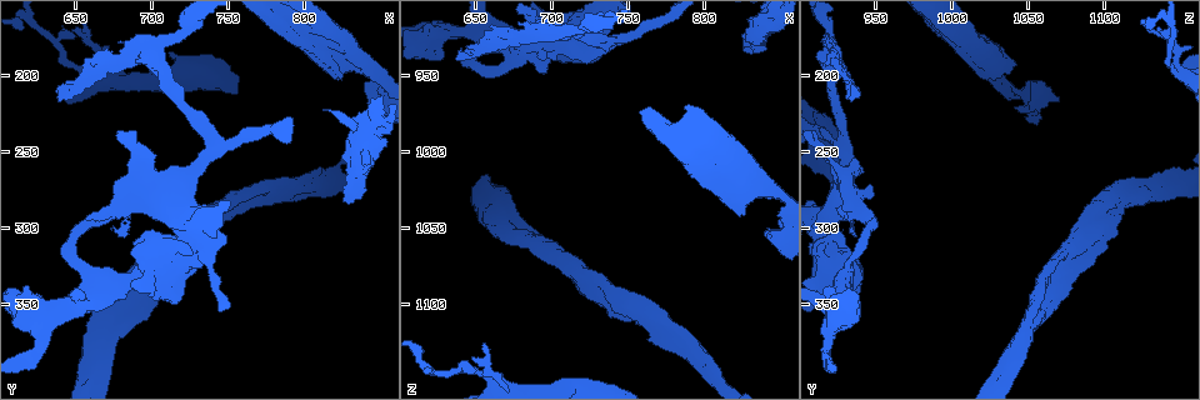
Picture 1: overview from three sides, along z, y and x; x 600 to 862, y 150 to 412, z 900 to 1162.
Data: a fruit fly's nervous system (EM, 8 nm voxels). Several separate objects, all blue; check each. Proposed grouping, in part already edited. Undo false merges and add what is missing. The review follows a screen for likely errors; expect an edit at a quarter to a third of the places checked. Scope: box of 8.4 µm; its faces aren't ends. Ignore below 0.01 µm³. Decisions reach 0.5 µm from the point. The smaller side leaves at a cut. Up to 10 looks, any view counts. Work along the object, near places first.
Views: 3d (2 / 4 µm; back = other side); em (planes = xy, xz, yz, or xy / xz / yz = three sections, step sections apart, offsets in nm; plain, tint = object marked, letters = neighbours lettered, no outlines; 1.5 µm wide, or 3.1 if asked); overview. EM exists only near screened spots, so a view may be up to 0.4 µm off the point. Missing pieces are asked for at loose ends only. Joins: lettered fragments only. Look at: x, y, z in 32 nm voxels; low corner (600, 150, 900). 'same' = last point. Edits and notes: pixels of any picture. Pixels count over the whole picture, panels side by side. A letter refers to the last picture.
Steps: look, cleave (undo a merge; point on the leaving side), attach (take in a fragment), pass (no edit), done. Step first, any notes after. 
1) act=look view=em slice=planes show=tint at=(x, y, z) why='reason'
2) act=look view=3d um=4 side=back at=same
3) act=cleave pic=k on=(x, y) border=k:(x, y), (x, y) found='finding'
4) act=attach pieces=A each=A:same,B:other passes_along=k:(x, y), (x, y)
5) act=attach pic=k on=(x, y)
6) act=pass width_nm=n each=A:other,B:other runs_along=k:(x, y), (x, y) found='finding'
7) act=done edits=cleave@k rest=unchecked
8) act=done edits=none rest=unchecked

act=look view=3d um=4 at=(830, 282, 932) why='thick end'

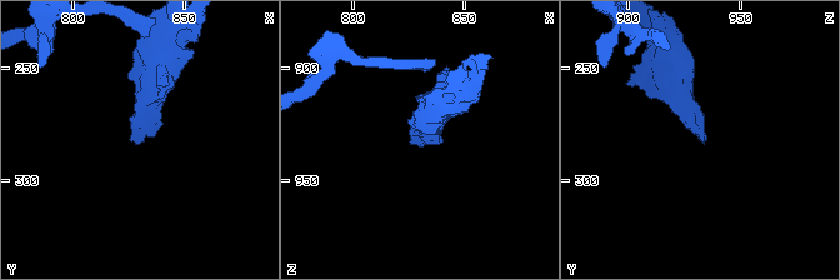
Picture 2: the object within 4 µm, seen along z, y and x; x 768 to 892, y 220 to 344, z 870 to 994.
act=look view=em slice=planes show=tint at=(829, 283, 935) why='shape alone is not enough'

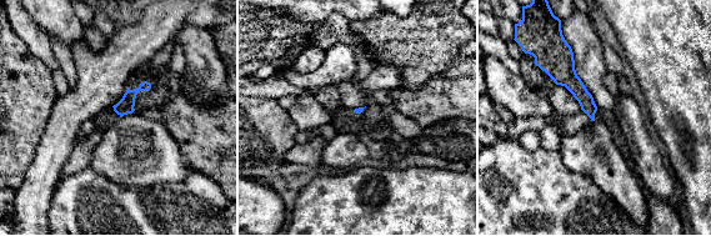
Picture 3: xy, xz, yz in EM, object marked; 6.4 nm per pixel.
act=look view=em slice=planes show=letters at=same

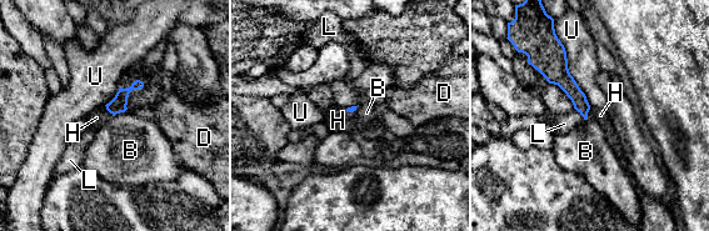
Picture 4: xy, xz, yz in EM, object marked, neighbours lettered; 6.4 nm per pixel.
act=attach pieces=H each=B:other,D:other,H:same,L:other,U:other passes_along=4:(118, 104), (108, 110), (96, 117) found='the neuron continues'

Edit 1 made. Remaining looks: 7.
act=look view=em slice=planes show=letters at=(674, 290, 938) why='arms part here'

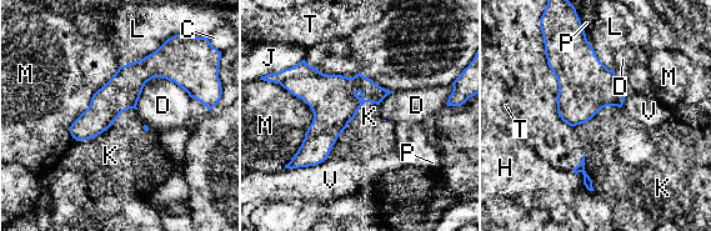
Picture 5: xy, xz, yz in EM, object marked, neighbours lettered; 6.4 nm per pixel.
act=pass each=C:other,D:other,H:other,J:other,K:other,L:other,M:other,P:other,T:other,V:other runs_along=5:(155, 69), (143, 70), (75, 135) found='continuous, no second neuron'

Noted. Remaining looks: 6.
act=look view=3d um=2 at=(736, 314, 1102) why='thick end'

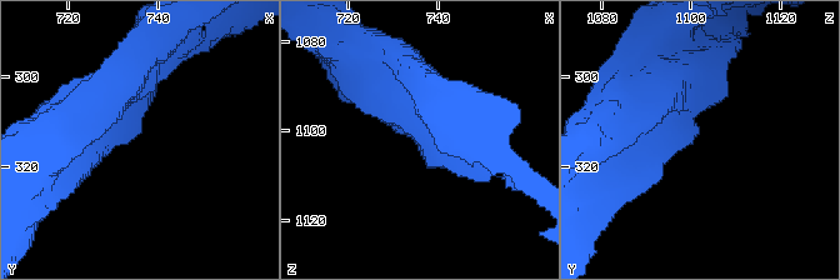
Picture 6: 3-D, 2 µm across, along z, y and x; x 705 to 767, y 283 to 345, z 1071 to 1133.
act=look view=em slice=xy step=8 show=letters at=(736, 313, 1102) why='now the EM'

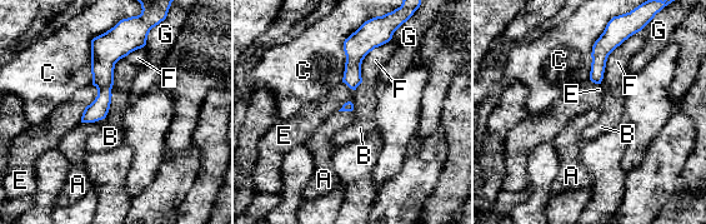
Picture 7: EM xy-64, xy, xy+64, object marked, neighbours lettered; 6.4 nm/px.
act=look view=em slice=planes show=letters at=same why='cut it another way'

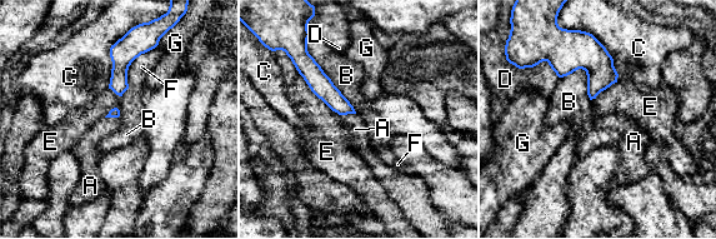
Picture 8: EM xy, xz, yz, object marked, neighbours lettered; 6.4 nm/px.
act=pass each=A:other,B:other,C:other,D:other,E:other,F:other,G:other found='no lettered fragment goes on from it'

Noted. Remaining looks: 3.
act=look view=3d um=4 at=(840, 204, 1052) why='an open end'

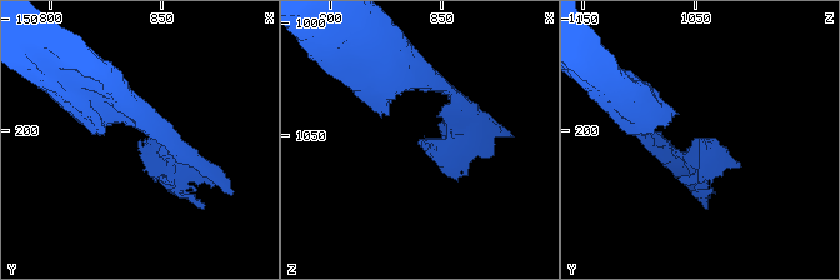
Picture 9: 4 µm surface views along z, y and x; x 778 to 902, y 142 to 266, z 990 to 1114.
act=look view=em slice=planes show=letters at=(840, 205, 1054) arm_widths_nm=260,280

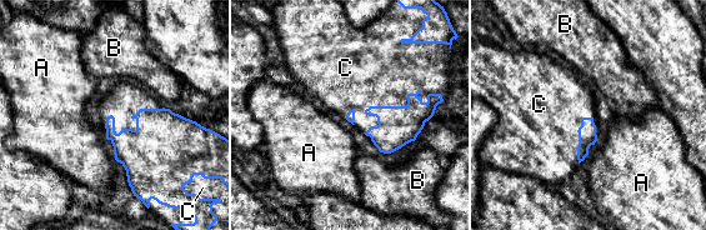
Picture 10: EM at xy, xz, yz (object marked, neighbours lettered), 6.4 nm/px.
act=attach pieces=C longest_contact=C:500nm each=A:other,B:other,C:same found='it goes on there'

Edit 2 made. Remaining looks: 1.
act=done edits=attach@4,attach@10 rest=unchecked

